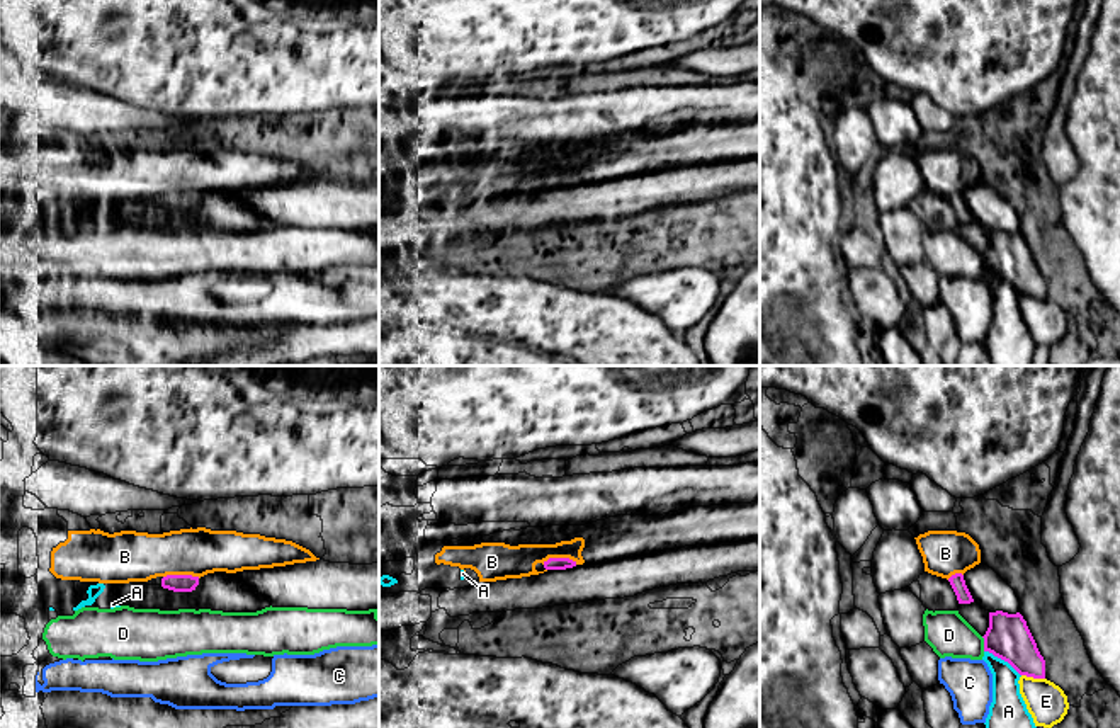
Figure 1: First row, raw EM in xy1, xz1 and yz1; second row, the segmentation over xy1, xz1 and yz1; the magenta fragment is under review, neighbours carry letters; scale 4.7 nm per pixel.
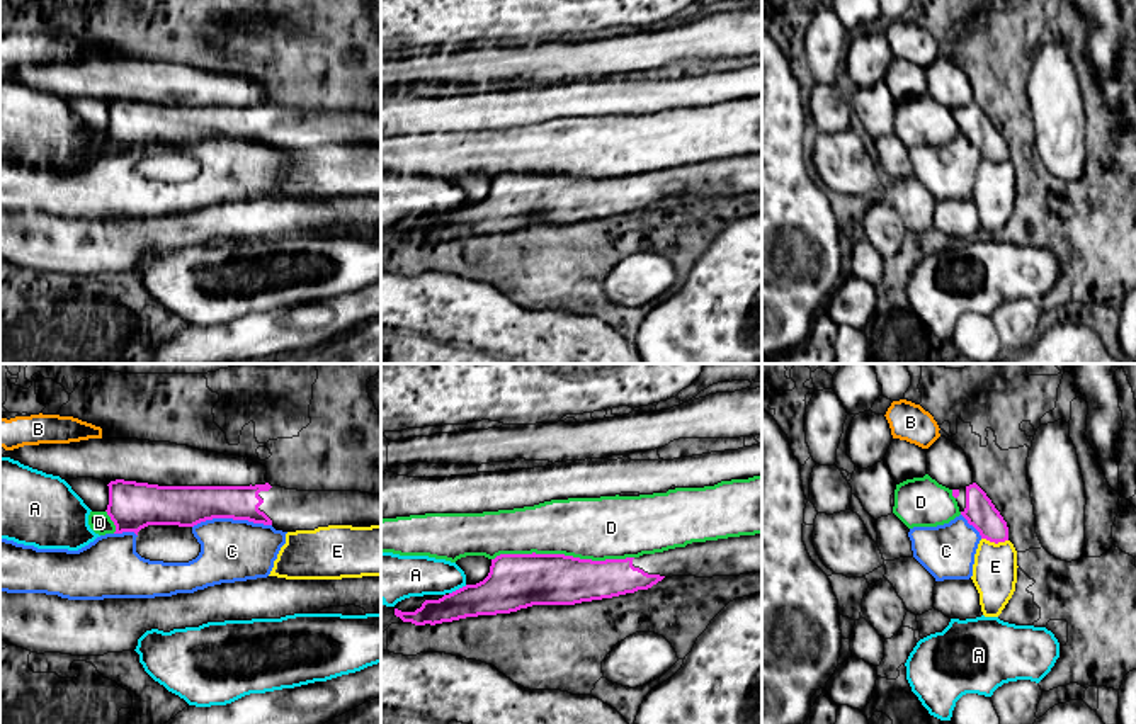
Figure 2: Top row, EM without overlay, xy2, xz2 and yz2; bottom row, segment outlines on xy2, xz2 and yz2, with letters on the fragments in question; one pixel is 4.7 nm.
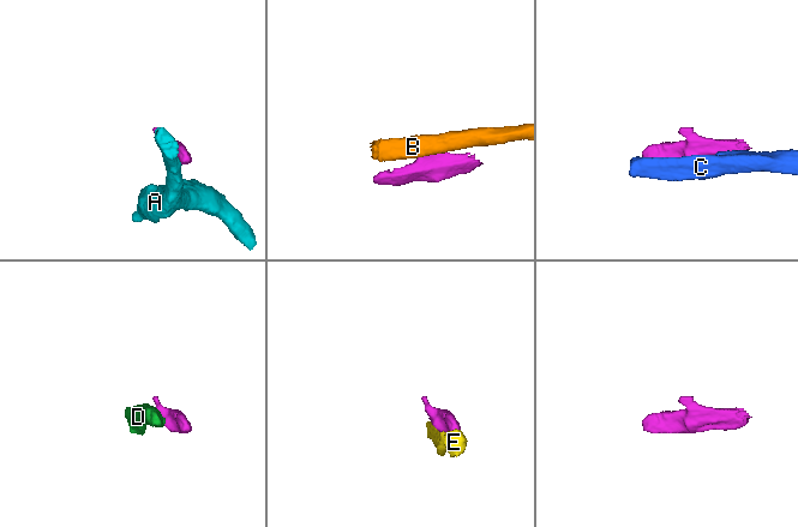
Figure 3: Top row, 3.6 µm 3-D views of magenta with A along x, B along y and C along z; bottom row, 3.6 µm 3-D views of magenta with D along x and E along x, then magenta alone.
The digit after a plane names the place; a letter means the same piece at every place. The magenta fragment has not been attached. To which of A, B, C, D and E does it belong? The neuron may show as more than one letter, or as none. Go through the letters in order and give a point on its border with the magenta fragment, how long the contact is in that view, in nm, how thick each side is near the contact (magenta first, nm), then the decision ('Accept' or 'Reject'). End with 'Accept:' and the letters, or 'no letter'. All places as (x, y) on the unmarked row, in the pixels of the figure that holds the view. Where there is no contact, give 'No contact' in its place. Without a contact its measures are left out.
A: Touches magenta at yz1 (1003, 278). Shared border 220 nm. Thickness 200 nm (magenta) against 180 nm. Reject
B: Touches magenta at xz1 (560, 177). Shared border 170 nm. Thickness 60 nm (magenta) against 160 nm. Reject
C: Touches magenta at xy2 (232, 136). Shared border 380 nm. Thickness 190 nm (magenta) against 280 nm. Reject
D: Touches magenta at xz2 (562, 174). Shared border 650 nm. Thickness 260 nm (magenta) against 300 nm. Reject
E: Touches magenta at yz2 (995, 162). Shared border 130 nm. Thickness 150 nm (magenta) against 200 nm. Reject
Accept: no letter

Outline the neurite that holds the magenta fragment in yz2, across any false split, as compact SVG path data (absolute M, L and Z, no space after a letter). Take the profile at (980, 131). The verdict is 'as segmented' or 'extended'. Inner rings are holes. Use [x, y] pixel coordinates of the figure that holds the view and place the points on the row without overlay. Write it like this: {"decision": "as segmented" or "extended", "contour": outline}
{"decision": "extended", "contour": "M976 102L952 109L952 116L961 134L980 151L981 158L995 163L1008 160L1007 141Z"}

